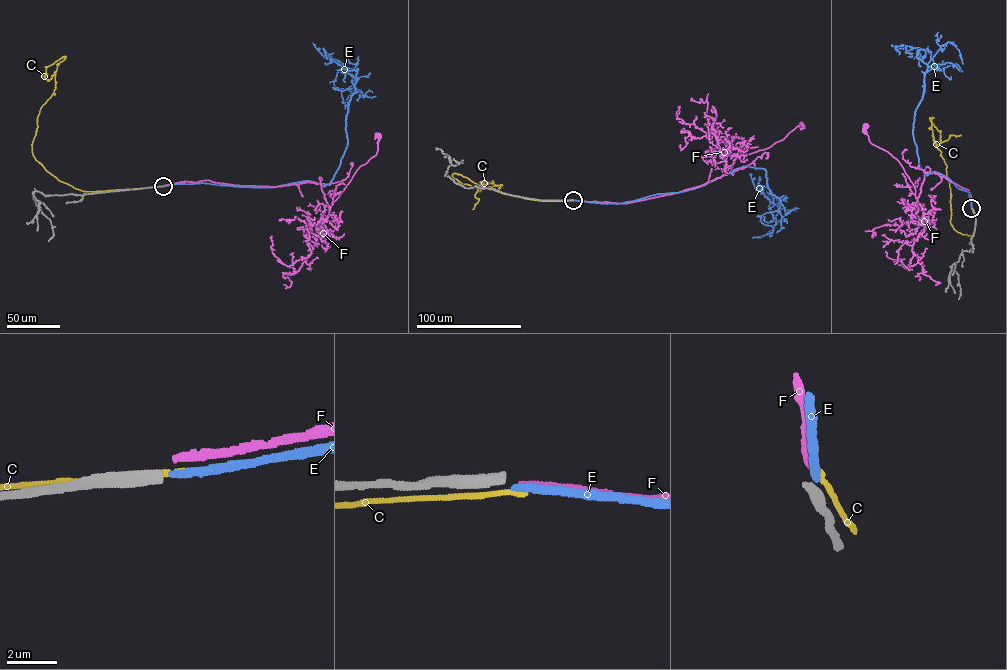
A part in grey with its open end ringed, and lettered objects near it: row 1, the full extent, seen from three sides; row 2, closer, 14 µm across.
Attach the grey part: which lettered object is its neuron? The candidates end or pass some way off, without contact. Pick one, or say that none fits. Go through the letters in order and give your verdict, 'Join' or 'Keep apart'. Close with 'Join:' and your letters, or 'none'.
C: Keep apart
E: Keep apart
F: Keep apart
Join: none

